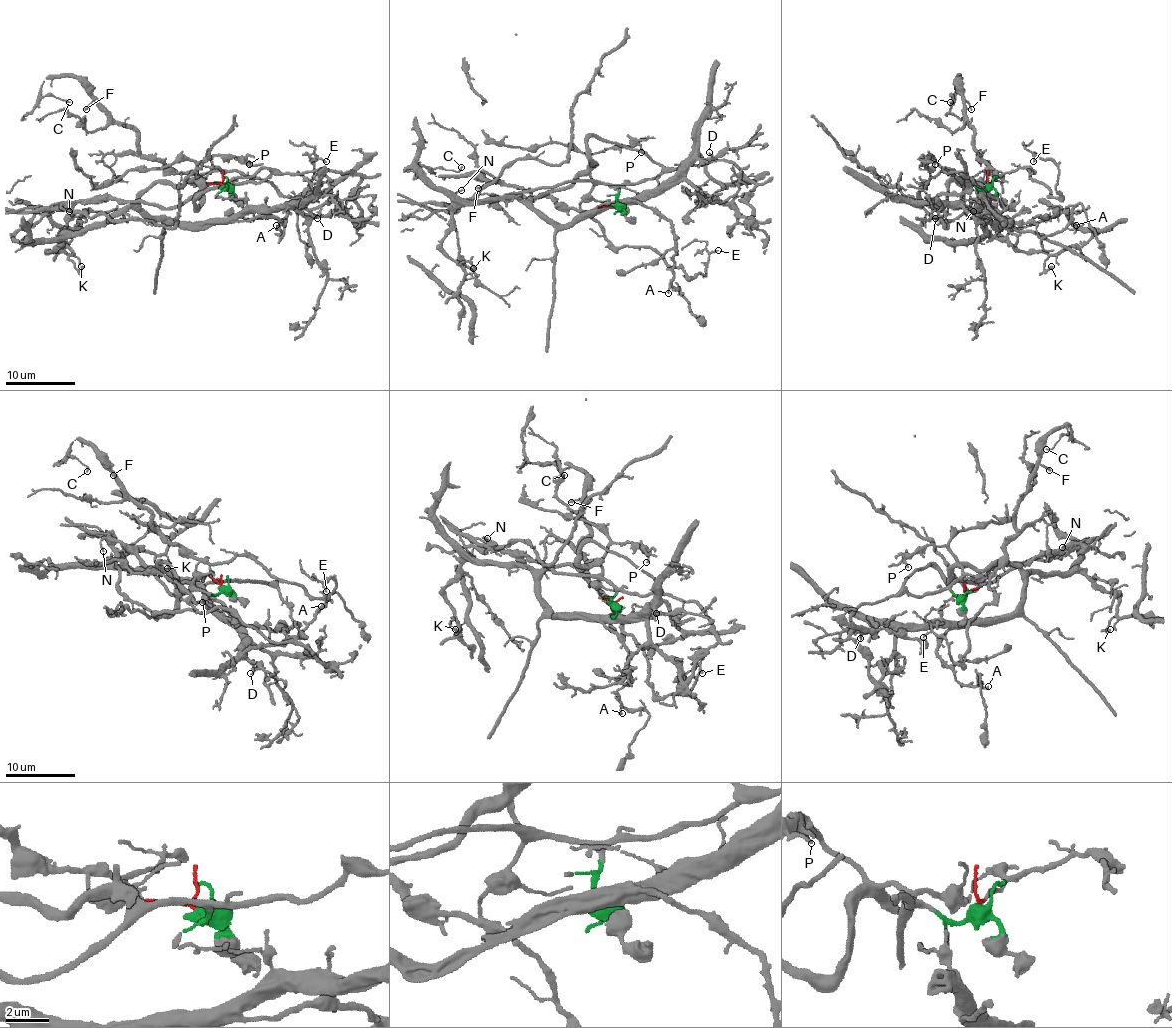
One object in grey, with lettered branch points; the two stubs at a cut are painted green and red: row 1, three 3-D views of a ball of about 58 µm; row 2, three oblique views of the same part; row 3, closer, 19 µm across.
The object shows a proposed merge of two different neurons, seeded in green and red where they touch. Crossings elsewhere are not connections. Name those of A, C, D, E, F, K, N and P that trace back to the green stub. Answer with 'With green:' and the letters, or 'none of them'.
With green: A, D, K, N, P

